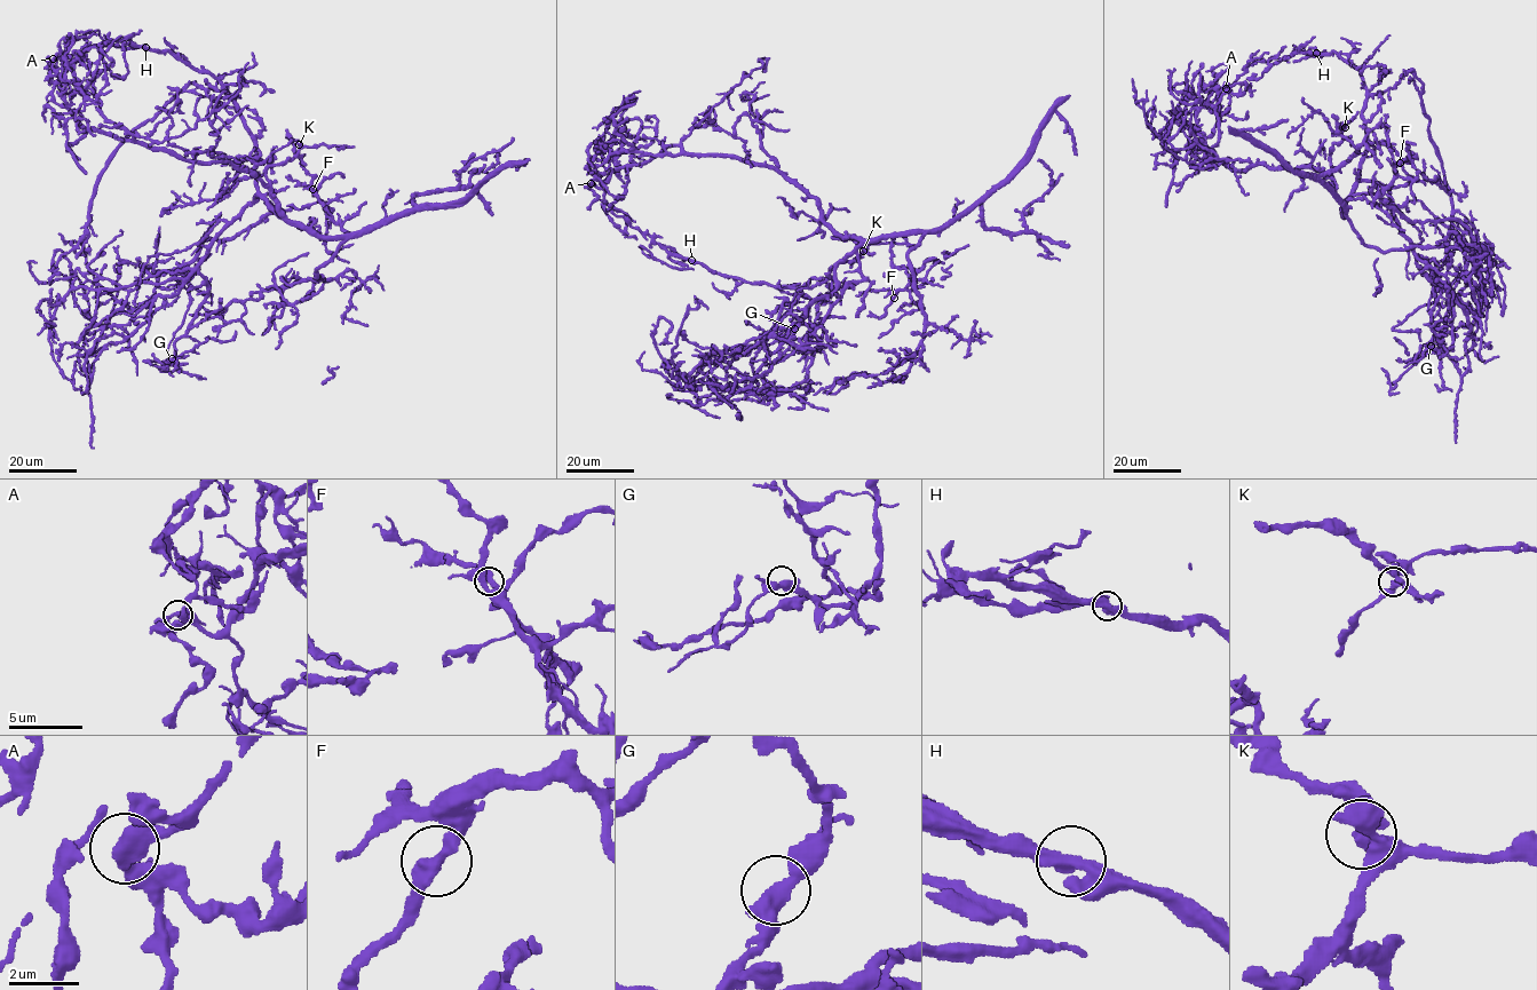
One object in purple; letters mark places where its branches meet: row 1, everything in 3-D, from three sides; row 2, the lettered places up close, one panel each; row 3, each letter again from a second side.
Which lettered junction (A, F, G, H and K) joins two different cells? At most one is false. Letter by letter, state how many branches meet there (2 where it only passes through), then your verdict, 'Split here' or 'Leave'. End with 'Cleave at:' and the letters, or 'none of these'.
A: Branches: 2. Leave
F: Branches: 2. Leave
G: Branches: 2. Leave
H: Branches: 2. Leave
K: Branches: 2. Leave
Cleave at: none of these

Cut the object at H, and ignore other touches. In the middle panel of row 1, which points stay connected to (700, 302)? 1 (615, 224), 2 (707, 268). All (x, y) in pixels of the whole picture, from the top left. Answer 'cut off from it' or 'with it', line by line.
1: with it
2: with it

